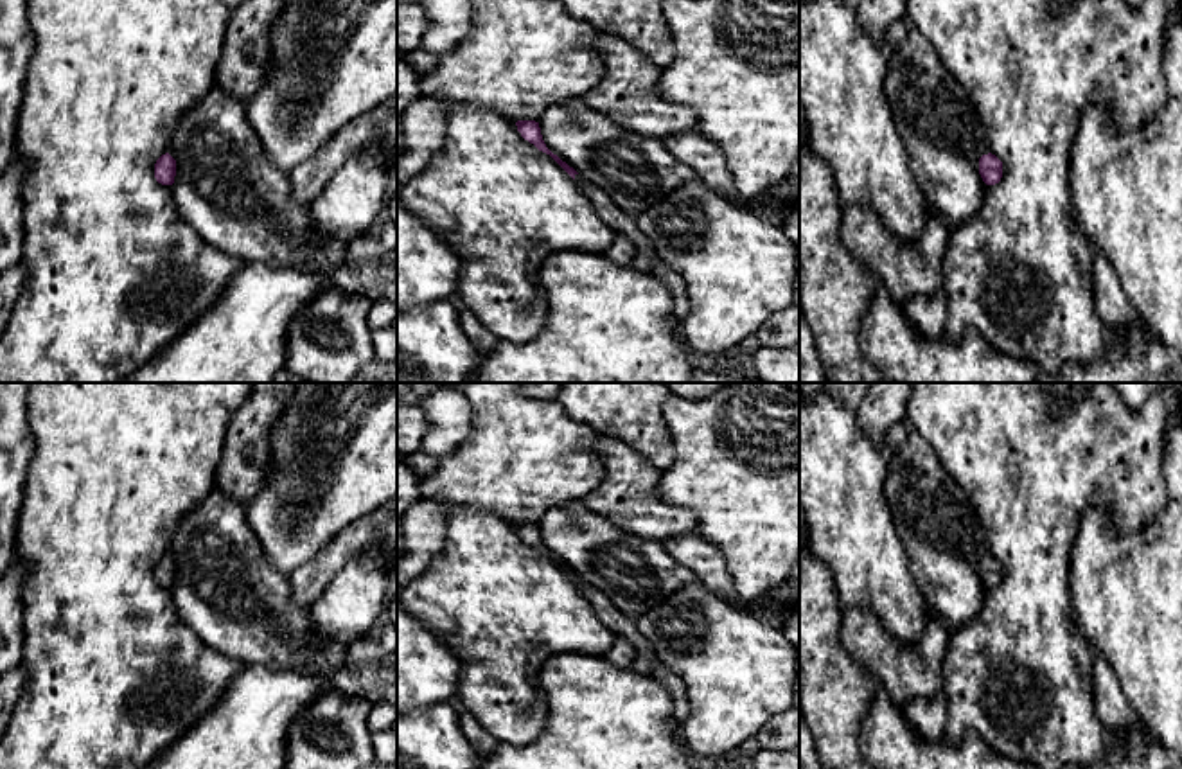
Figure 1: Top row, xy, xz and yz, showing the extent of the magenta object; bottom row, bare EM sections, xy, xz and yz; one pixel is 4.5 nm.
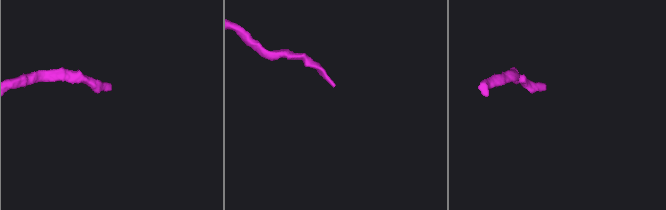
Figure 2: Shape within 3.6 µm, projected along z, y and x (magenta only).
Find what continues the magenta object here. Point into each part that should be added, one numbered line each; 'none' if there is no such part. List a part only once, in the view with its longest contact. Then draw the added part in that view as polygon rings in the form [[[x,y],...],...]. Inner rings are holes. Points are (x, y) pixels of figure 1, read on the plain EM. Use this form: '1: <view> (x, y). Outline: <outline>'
1: xz (620, 624). Outline: [[[575,577],[575,584],[596,611],[600,622],[636,647],[638,658],[631,670],[654,677],[657,656],[652,643],[638,631],[636,620],[622,613],[600,589],[589,586],[580,577]]]

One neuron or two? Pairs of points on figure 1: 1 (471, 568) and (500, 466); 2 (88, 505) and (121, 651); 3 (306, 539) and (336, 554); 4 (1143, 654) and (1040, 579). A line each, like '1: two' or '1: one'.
1: two
2: one
3: two
4: two

